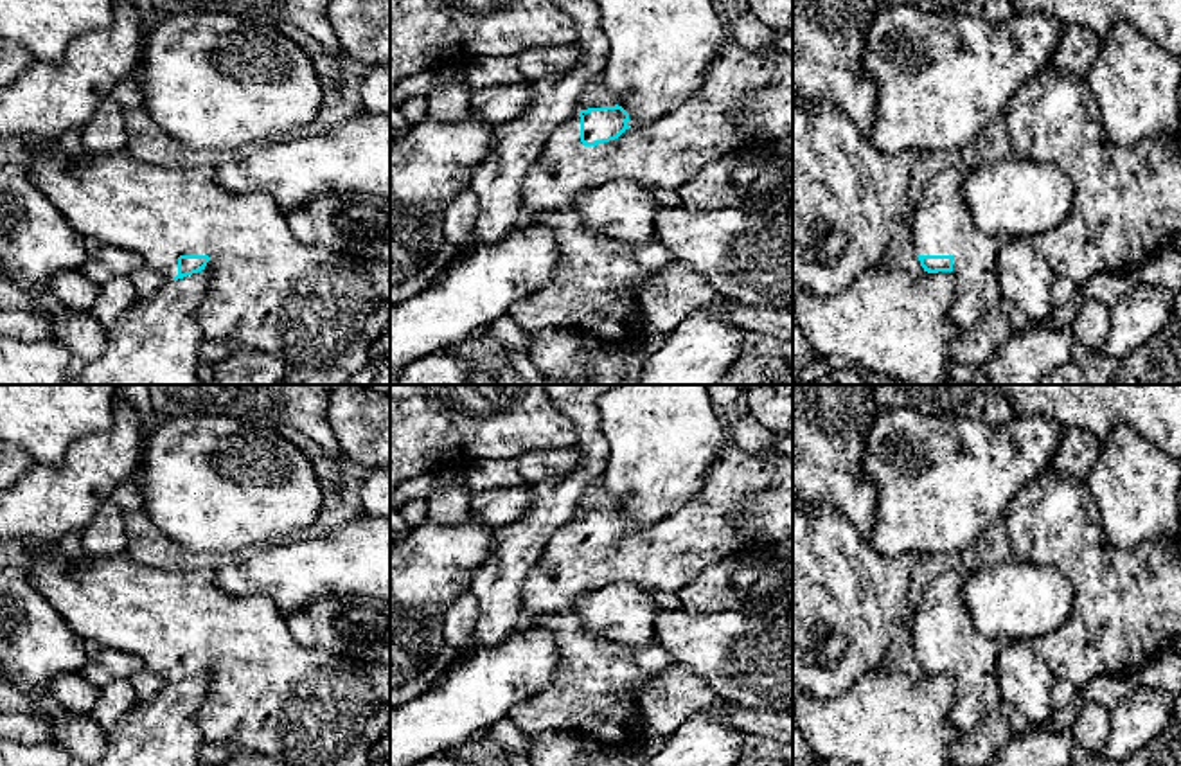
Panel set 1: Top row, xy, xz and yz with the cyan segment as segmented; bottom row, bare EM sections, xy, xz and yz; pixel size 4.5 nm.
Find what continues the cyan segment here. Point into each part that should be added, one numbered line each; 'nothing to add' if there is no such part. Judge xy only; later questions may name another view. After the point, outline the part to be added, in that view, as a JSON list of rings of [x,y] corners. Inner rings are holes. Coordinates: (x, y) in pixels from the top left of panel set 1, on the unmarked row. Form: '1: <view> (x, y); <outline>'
1: xy (268, 694); [[[0,541],[0,570],[20,568],[31,584],[65,619],[70,629],[102,649],[122,649],[144,662],[129,683],[138,701],[151,701],[178,678],[180,658],[209,658],[210,678],[196,725],[205,741],[226,744],[234,755],[259,753],[284,766],[369,766],[372,746],[390,732],[390,662],[356,662],[322,647],[302,646],[288,629],[286,615],[262,595],[234,597],[214,584],[214,568],[167,572],[126,556],[68,557],[56,545]]]

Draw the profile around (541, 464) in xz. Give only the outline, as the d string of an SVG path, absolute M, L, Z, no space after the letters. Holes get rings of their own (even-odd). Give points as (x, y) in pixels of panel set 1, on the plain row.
M573 444L563 450L527 451L516 460L525 484L532 485L573 471L579 462L579 451Z

